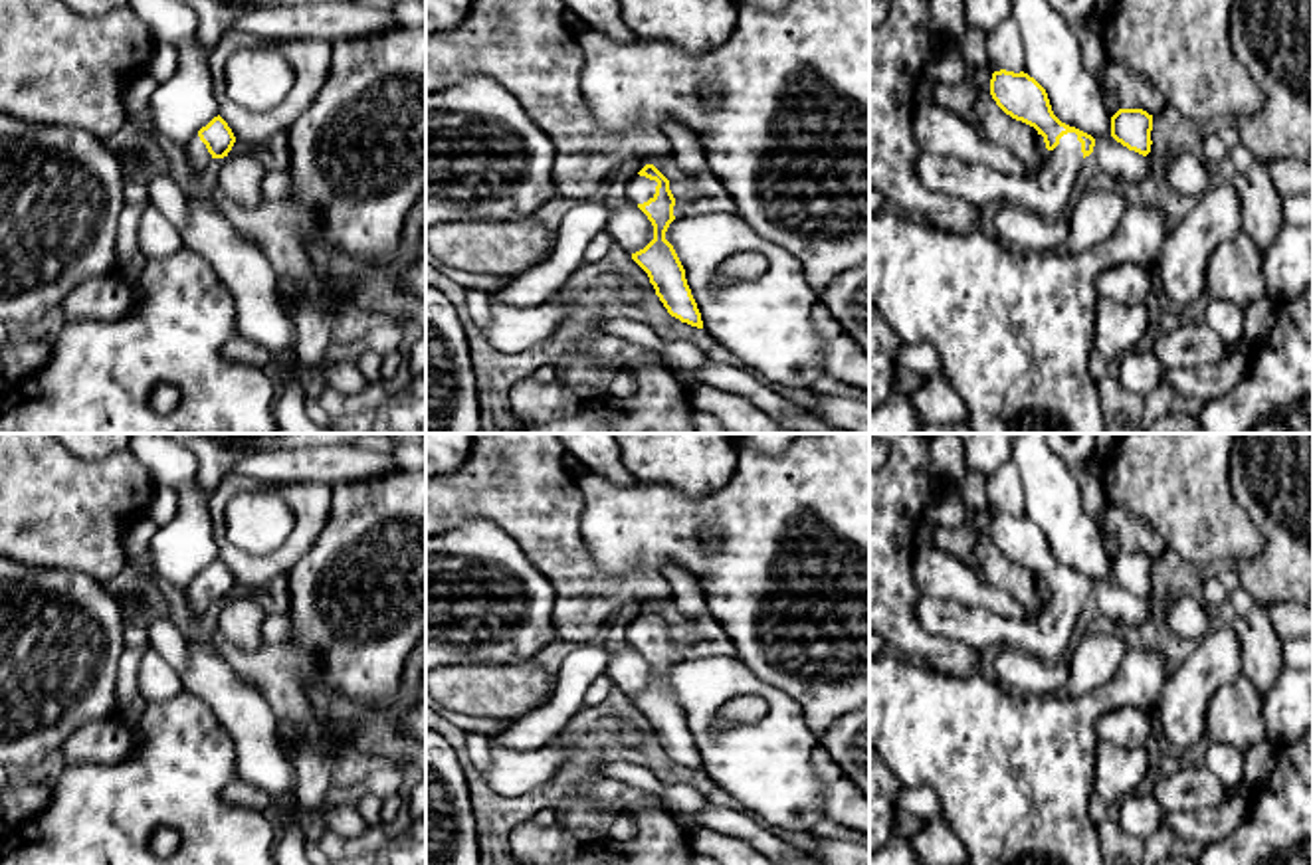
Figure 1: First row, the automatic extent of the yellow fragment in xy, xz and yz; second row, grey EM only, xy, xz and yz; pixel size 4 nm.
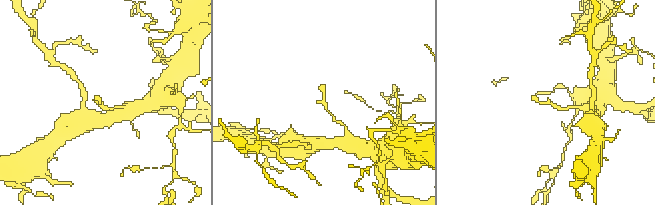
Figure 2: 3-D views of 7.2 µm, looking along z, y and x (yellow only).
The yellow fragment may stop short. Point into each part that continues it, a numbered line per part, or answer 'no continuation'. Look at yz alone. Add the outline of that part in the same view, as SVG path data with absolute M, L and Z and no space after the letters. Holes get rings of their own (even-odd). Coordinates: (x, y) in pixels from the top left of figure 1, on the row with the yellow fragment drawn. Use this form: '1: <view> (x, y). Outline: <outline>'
1: yz (1046, 191). Outline: M1067 133L1054 150L1048 150L1036 172L1024 172L1022 176L1008 176L984 164L923 150L917 158L917 174L927 188L964 198L978 208L1012 204L1046 220L1058 220L1067 206L1069 184L1081 160L1081 143L1075 133Z

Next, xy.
1: xy (199, 155). Outline: M198 135L184 148L190 156L190 164L194 170L202 170L212 160L212 154Z

